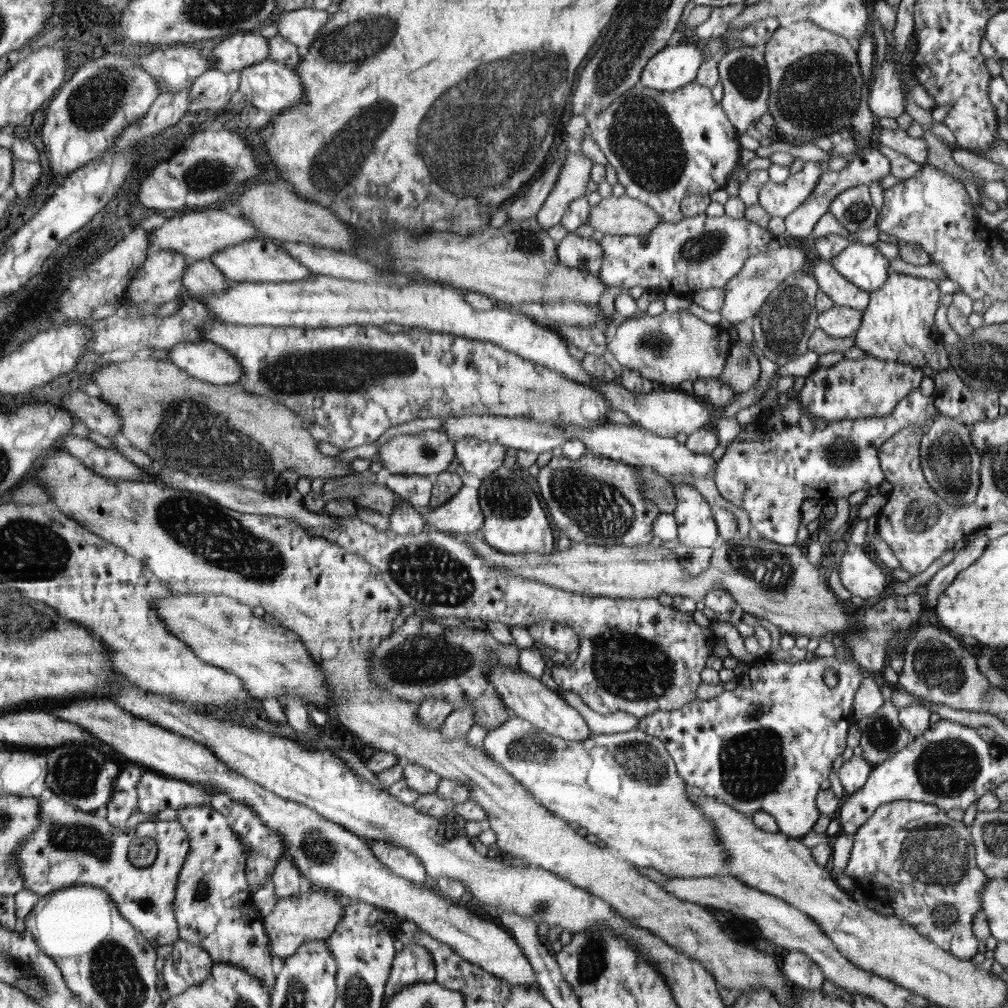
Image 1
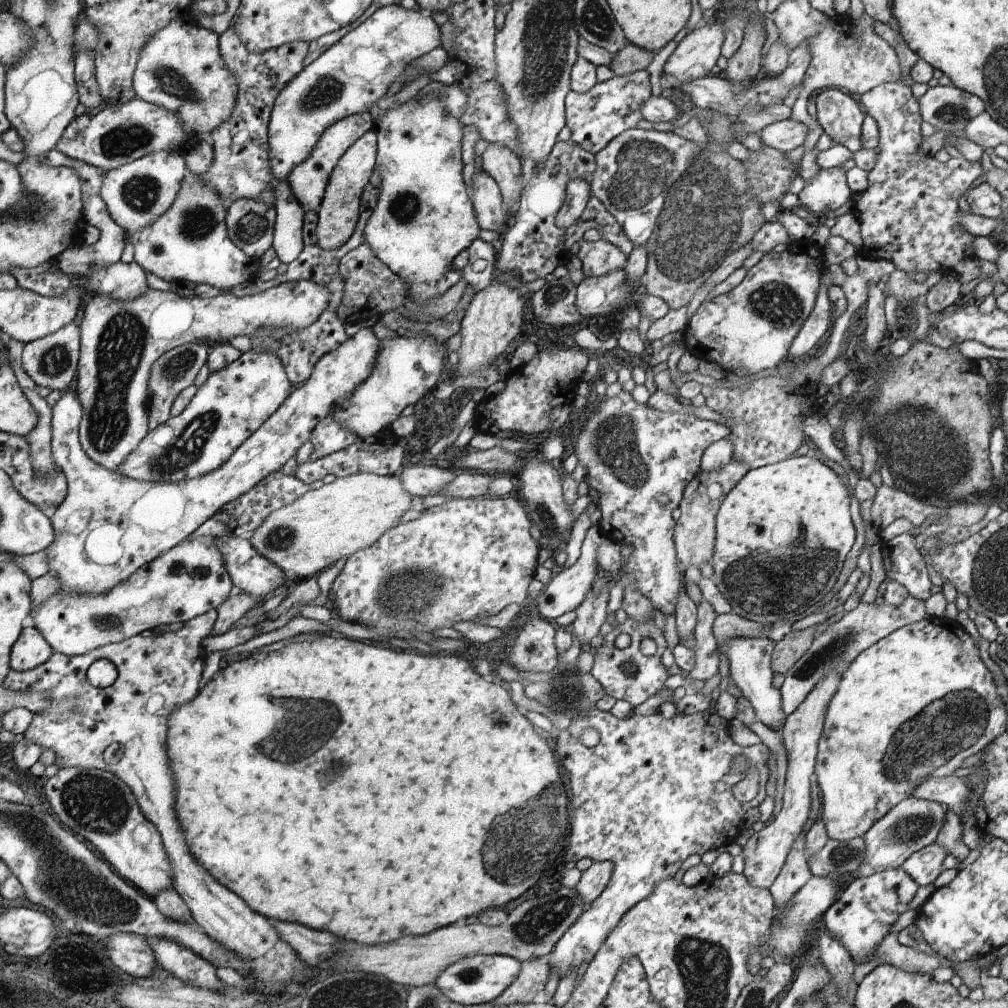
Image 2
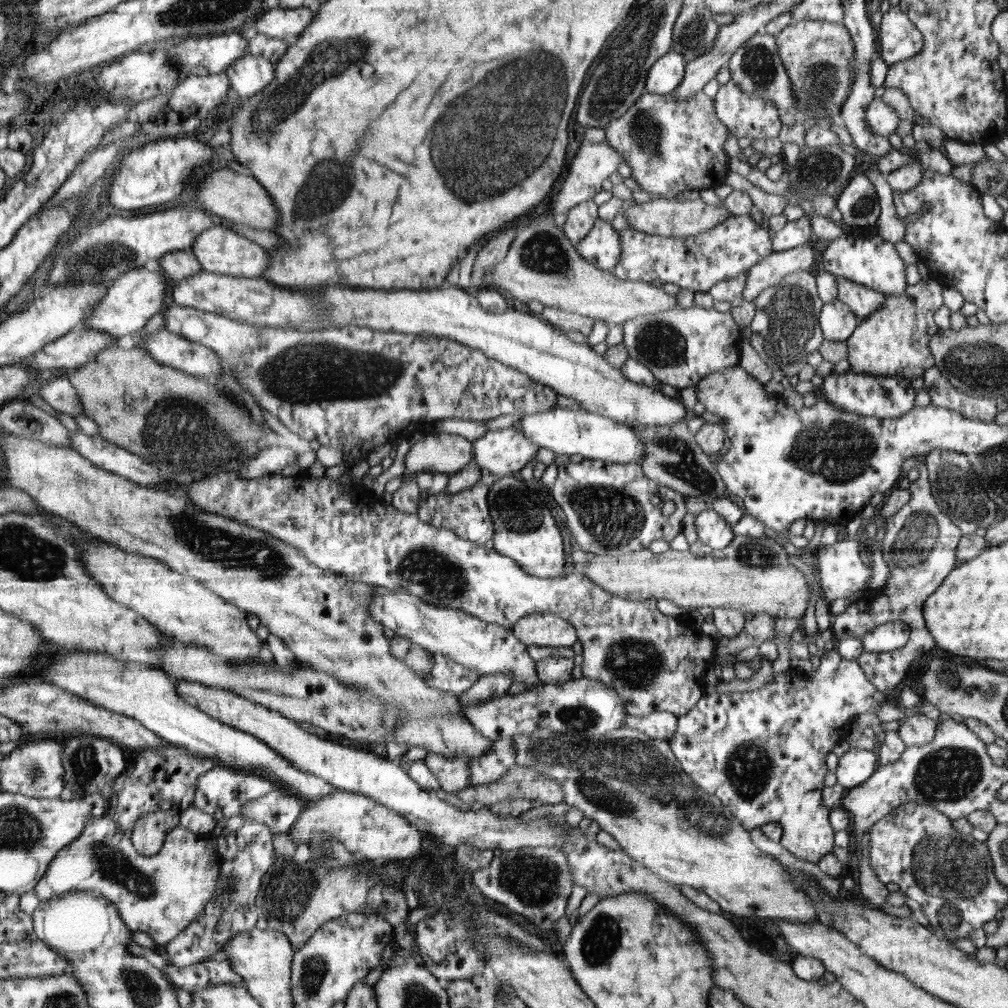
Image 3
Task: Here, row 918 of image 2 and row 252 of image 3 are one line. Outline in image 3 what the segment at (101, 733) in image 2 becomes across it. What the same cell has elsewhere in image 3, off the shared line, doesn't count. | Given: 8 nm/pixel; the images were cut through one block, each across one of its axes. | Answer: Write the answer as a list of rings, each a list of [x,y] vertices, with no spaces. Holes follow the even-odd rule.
[[[222,223],[216,224],[196,237],[196,243],[193,243],[192,250],[203,266],[203,270],[214,274],[246,278],[262,277],[271,266],[271,256],[267,249],[248,240],[247,237],[236,234]]]

